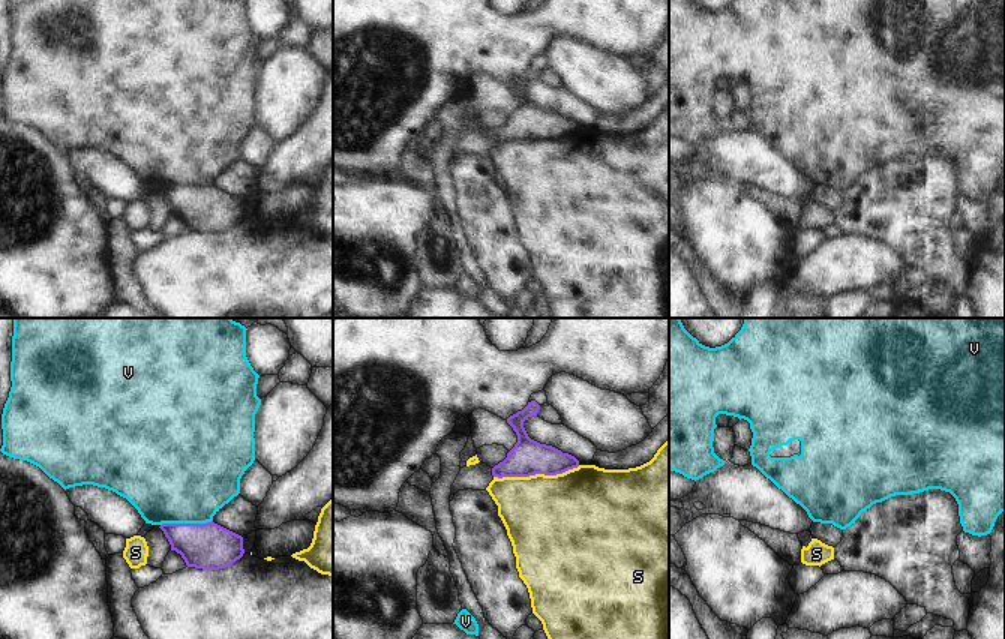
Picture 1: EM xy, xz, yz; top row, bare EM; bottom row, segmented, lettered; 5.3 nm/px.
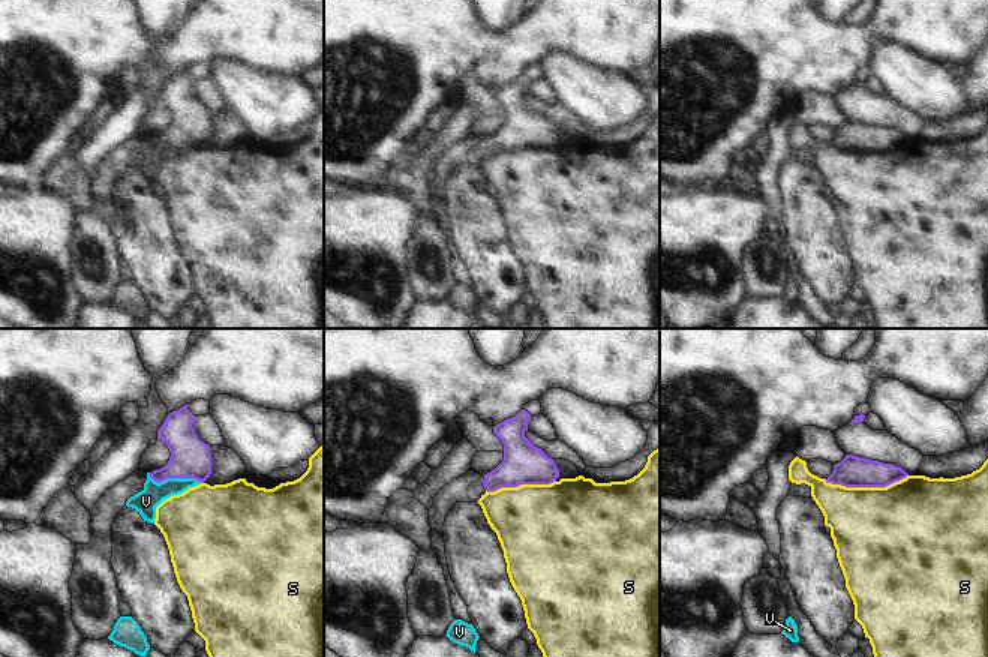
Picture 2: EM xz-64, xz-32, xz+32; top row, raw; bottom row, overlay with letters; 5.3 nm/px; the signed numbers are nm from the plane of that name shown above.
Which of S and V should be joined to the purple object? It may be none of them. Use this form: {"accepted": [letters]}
{"accepted": []}

